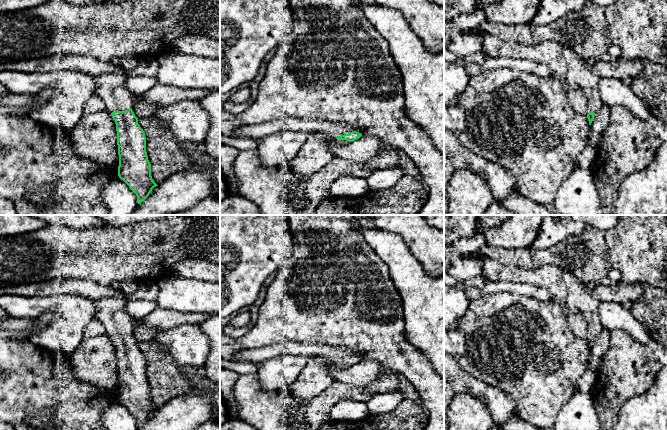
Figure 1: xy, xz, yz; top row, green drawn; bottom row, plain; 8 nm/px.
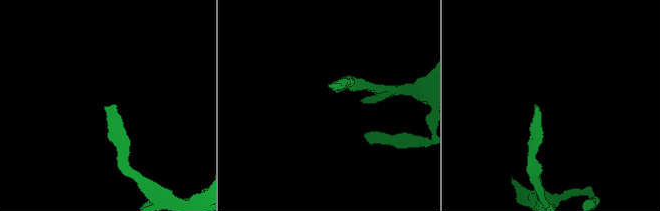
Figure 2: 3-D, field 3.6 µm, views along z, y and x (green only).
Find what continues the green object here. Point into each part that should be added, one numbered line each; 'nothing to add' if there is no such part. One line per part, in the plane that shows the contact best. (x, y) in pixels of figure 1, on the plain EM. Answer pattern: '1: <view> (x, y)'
1: xy (110, 311)

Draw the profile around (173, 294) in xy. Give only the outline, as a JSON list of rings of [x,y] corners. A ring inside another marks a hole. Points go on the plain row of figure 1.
[[[171,276],[159,283],[155,301],[126,299],[125,311],[140,321],[156,308],[181,312],[220,314],[220,283]]]

